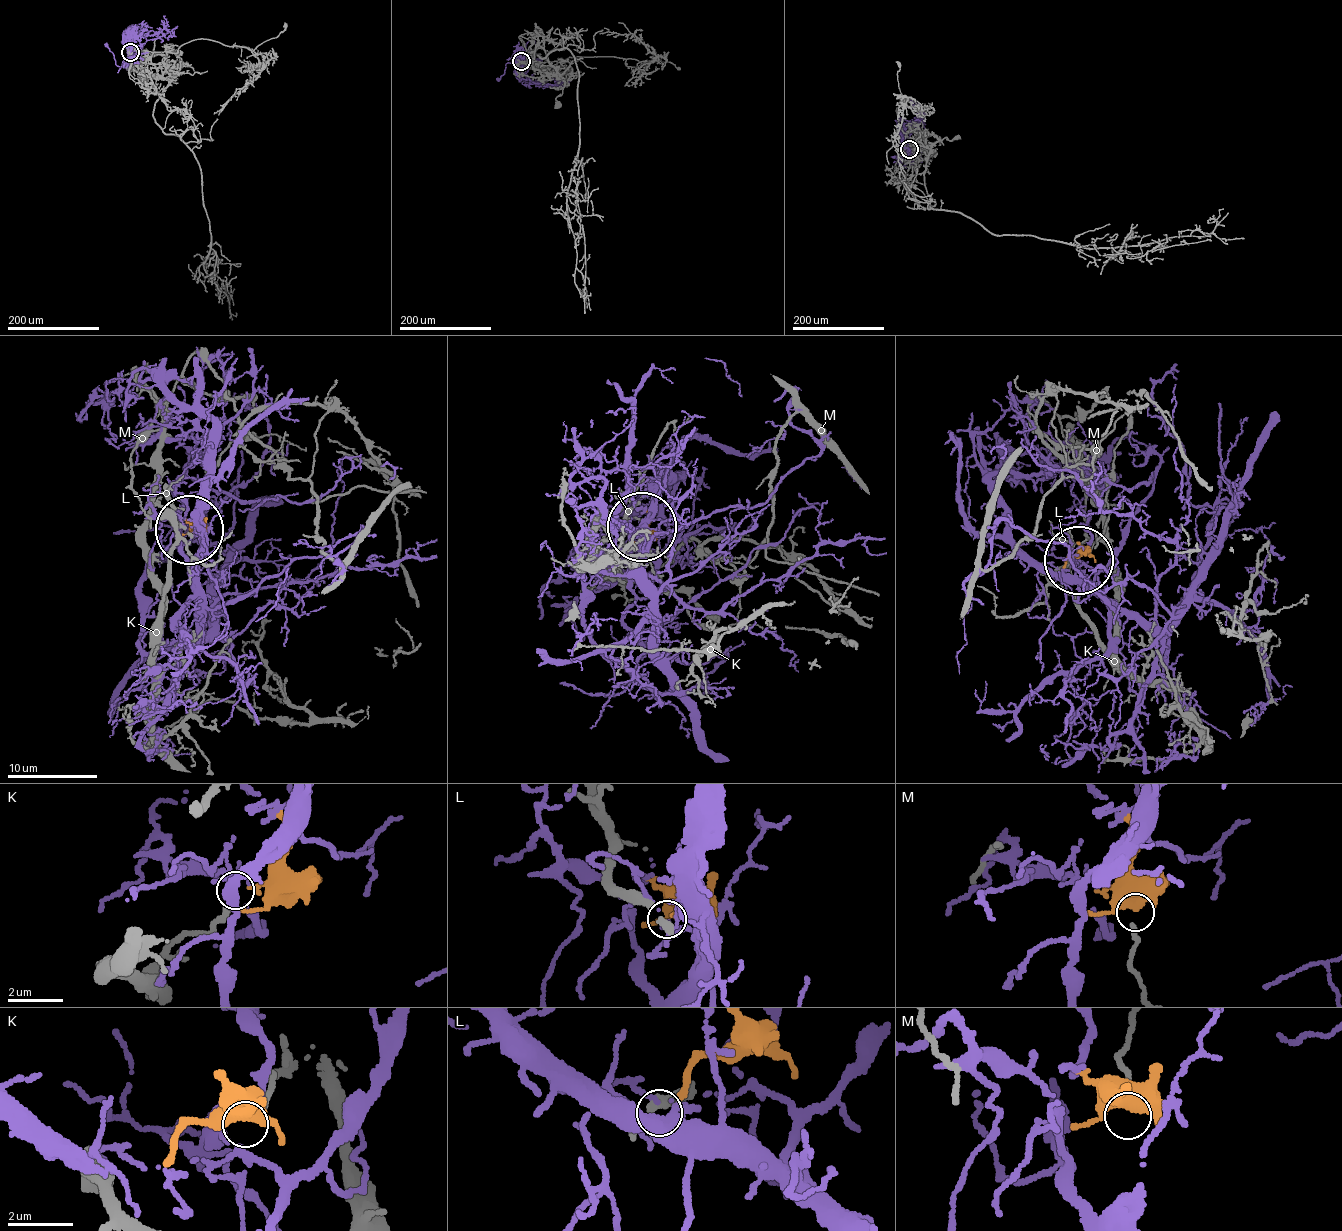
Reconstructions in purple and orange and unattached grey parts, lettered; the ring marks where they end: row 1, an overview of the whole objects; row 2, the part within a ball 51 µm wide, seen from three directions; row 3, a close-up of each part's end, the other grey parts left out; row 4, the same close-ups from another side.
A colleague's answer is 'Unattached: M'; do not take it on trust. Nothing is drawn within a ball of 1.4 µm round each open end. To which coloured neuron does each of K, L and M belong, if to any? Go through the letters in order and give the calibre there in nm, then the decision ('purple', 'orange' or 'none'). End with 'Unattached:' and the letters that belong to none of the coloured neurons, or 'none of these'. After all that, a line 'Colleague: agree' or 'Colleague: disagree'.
K: 190 nm thick; none
L: 240 nm thick; orange
M: 140 nm thick; none
Unattached: K, M
Colleague: disagree

